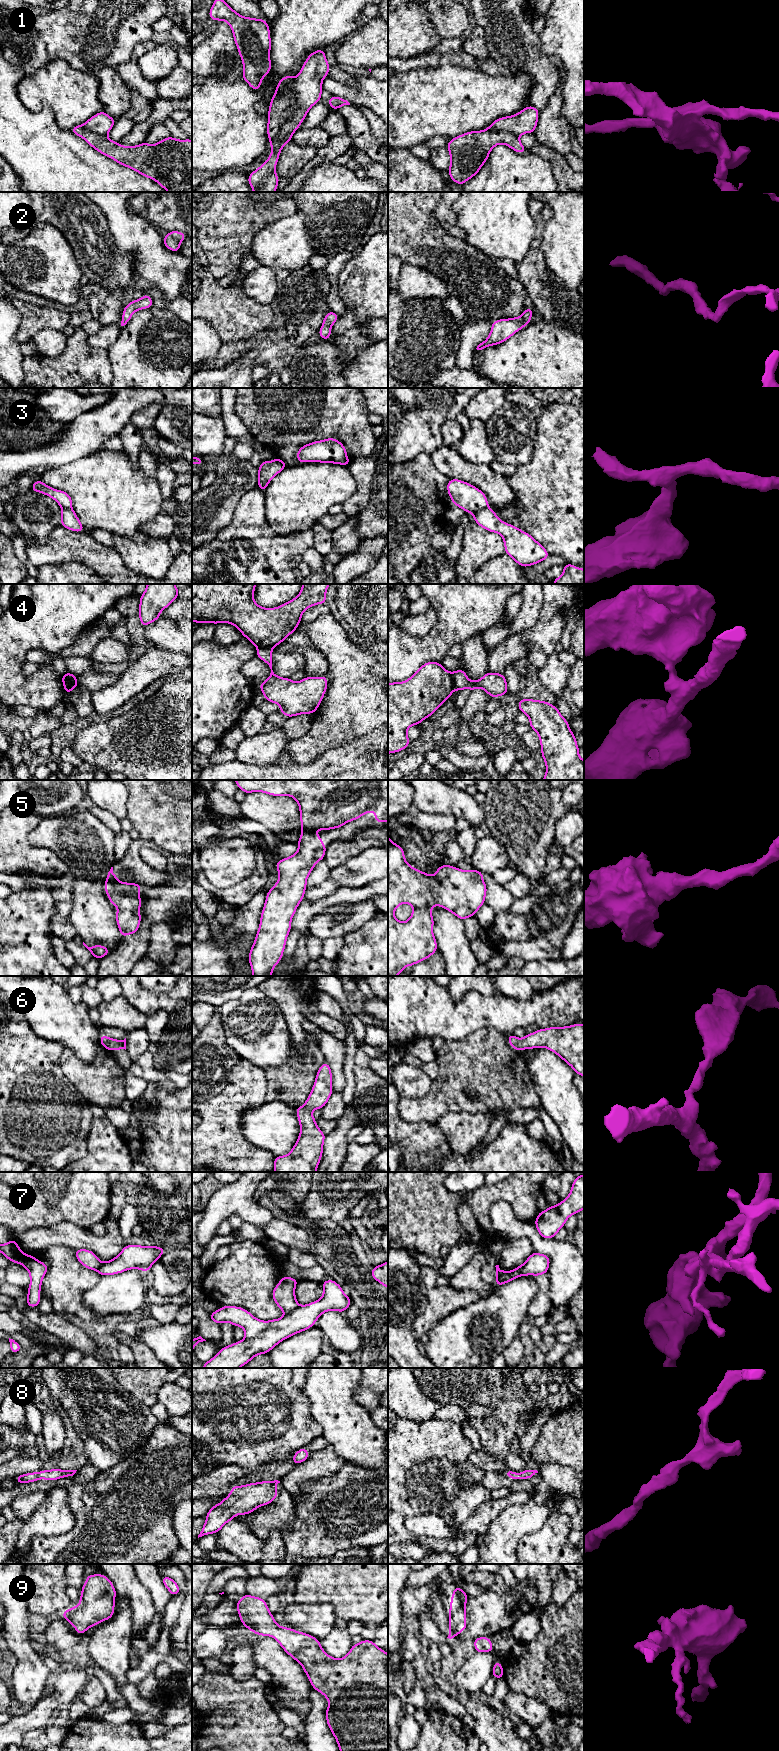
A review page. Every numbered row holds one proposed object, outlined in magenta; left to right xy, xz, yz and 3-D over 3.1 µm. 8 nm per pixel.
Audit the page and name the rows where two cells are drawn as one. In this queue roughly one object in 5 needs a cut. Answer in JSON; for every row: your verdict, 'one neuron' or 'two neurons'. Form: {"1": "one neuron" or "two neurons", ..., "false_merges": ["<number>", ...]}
{"1": "two neurons", "2": "one neuron", "3": "two neurons", "4": "two neurons", "5": "one neuron", "6": "one neuron", "7": "two neurons", "8": "one neuron", "9": "one neuron", "false_merges": ["1", "3", "4", "7"]}

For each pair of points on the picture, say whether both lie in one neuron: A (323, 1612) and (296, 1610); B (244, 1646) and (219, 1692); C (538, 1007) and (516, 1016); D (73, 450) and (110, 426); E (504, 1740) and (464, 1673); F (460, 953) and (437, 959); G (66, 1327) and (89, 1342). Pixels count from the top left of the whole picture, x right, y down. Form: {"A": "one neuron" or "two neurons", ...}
{"A": "one neuron", "B": "two neurons", "C": "one neuron", "D": "one neuron", "E": "two neurons", "F": "two neurons", "G": "one neuron"}

